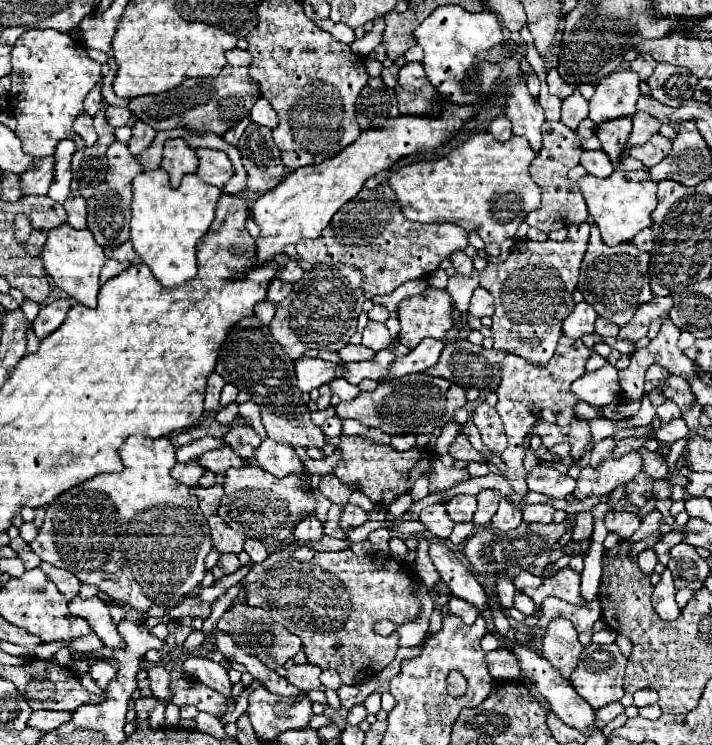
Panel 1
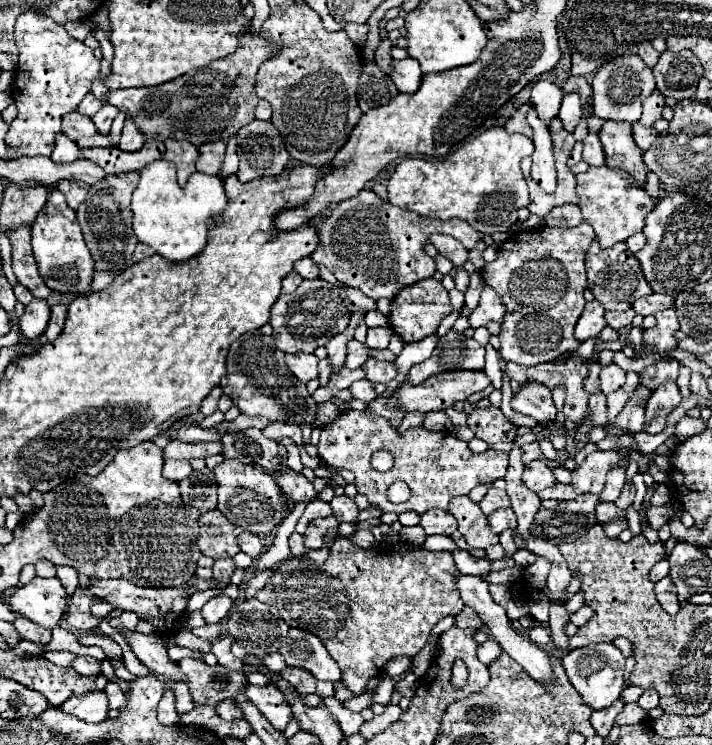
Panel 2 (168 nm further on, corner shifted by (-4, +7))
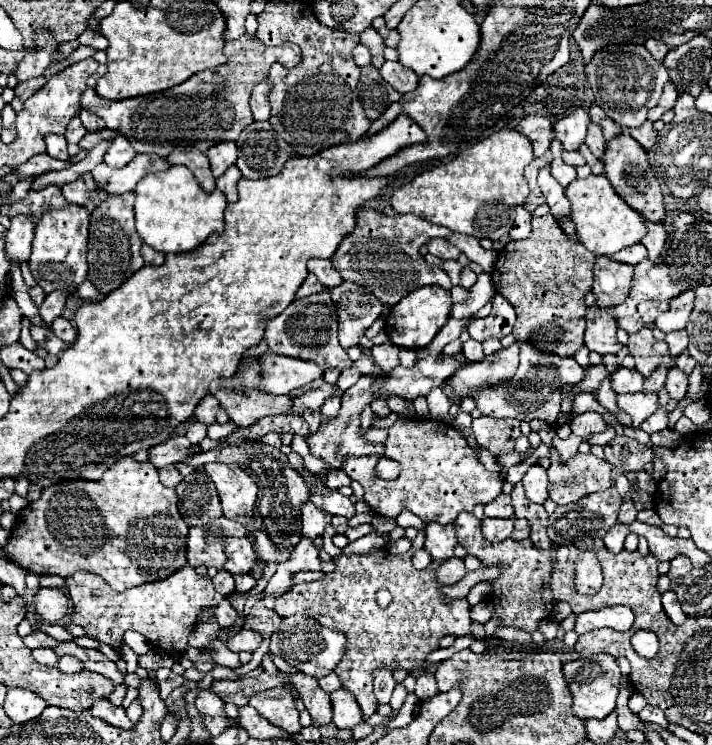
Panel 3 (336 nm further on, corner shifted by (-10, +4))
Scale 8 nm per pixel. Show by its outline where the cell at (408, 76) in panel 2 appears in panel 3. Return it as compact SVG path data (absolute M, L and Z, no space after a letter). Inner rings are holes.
M384 62L380 74L400 94L412 92L418 86L418 76L412 70L406 70L400 62Z

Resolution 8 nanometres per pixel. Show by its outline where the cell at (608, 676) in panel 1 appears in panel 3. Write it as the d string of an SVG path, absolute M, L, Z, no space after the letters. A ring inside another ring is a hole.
M596 654L592 658L580 658L574 662L566 662L564 668L564 680L572 692L572 714L582 720L590 718L606 718L616 708L616 696L618 696L618 680L620 680L620 668L614 658L606 654Z

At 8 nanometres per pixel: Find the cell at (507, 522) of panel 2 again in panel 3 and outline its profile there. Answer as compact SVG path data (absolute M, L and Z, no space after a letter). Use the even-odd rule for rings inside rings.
M484 518L482 520L482 534L486 540L490 542L502 542L506 538L510 538L512 534L512 520L510 518Z

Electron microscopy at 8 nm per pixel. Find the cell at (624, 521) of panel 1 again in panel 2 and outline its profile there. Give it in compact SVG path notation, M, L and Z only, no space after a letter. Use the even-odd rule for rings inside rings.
M618 517L618 519L610 521L610 523L604 523L604 531L606 531L608 537L618 537L624 529L628 529L628 521L622 519L622 517Z

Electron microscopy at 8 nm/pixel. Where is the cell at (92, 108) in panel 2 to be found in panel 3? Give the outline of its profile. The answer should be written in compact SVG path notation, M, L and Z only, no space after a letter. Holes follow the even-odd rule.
M86 110L80 112L80 120L84 122L84 128L88 132L98 132L98 130L106 128L106 124L102 122L102 118L94 118L94 114L86 114Z

